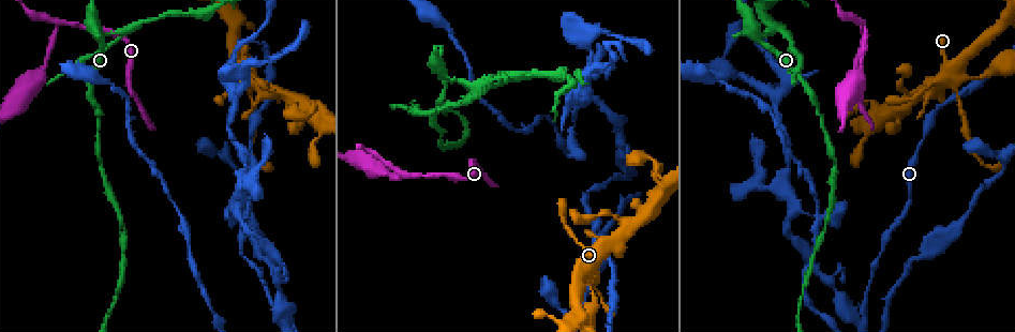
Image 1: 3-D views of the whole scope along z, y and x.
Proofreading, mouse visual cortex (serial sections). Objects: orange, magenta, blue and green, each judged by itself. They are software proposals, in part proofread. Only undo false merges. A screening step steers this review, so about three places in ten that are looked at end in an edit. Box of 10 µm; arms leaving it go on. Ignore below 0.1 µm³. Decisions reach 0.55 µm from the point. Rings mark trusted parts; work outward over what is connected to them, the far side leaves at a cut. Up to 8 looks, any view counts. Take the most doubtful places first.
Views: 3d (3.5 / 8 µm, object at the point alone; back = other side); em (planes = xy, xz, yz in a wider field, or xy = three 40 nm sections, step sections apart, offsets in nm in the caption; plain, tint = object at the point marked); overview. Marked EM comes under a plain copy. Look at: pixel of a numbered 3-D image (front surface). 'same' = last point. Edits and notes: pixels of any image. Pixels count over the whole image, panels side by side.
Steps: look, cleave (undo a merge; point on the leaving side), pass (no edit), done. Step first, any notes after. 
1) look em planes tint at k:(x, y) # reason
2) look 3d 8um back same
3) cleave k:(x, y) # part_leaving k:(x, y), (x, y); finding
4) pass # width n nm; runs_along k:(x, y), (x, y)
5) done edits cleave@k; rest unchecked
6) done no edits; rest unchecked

look 3d 8um at 1:(757, 35) # three-way junction

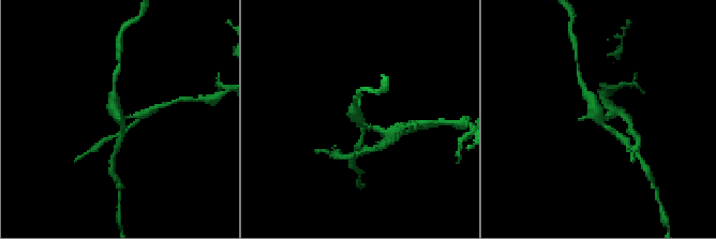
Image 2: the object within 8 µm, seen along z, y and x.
look 3d 3.5um same # zoom in

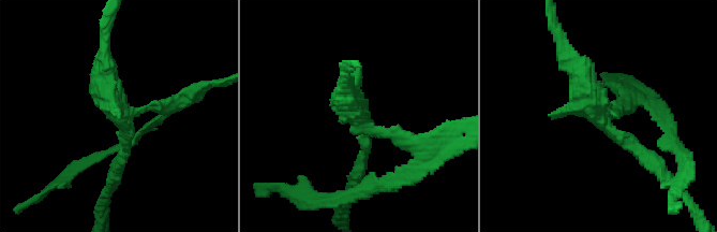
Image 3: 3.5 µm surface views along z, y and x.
cleave 3:(169, 102) # part_leaving 3:(133, 114), (222, 84); two cells meet here

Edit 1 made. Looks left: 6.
look overview # redraw

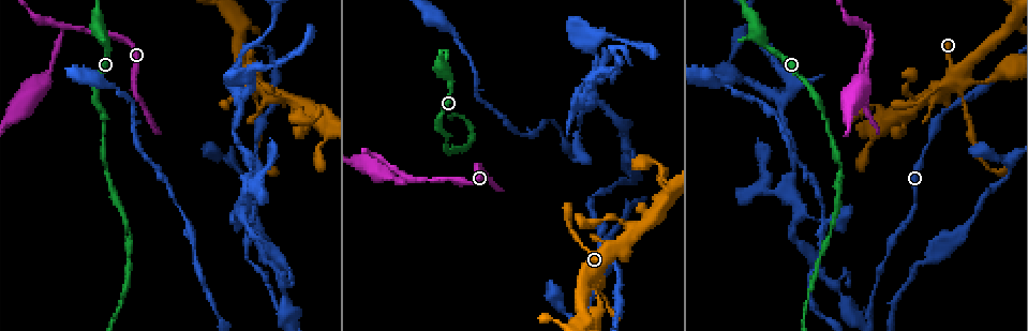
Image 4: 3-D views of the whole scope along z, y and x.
look 3d 3.5um at 4:(868, 27) # arms part here

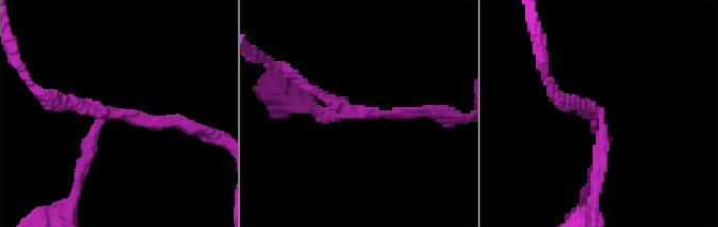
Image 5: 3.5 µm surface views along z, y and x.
look em xy step 1 tint at 5:(348, 110) # arms 3; arm_widths 150, 200, 200 nm

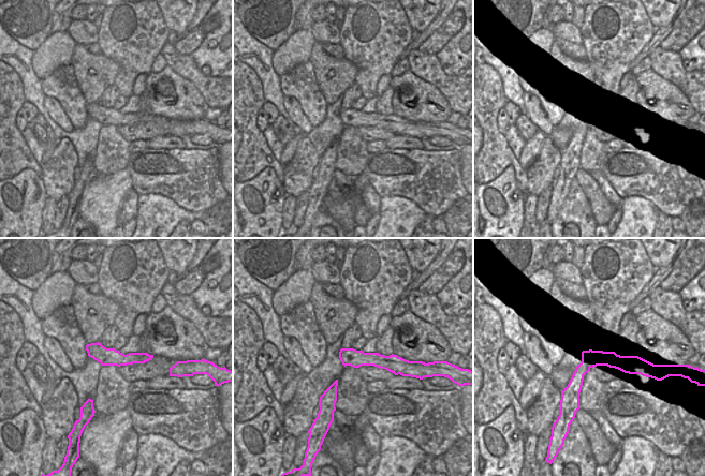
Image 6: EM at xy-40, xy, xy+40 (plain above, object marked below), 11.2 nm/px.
cleave 5:(90, 155) # width 190 nm; part_leaving 5:(102, 119), (63, 215); a second cell is stuck on

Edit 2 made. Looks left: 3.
look 3d 3.5um at 4:(625, 182) # abrupt turn

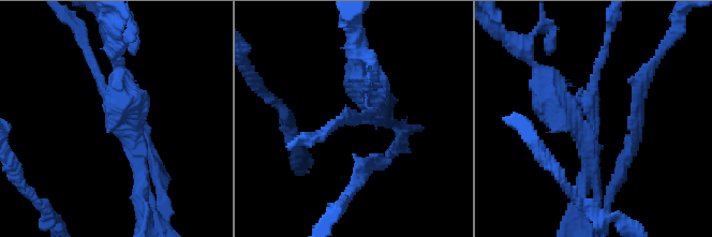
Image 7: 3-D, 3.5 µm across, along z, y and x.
look em xy step 3 tint at 7:(590, 114) # shape alone is not enough

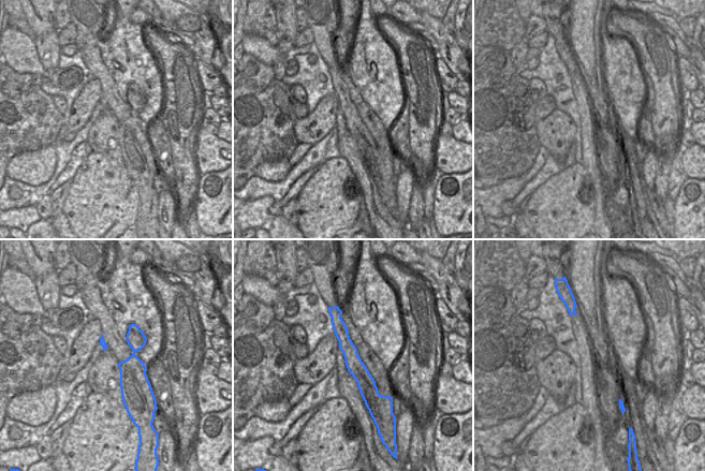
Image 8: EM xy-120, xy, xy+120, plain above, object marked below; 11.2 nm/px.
cleave 7:(156, 174) # border 8:(377, 388), (375, 392), (376, 409); two cells meet here

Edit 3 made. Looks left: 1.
done edits cleave@3, cleave@5, cleave@7; rest unchecked

